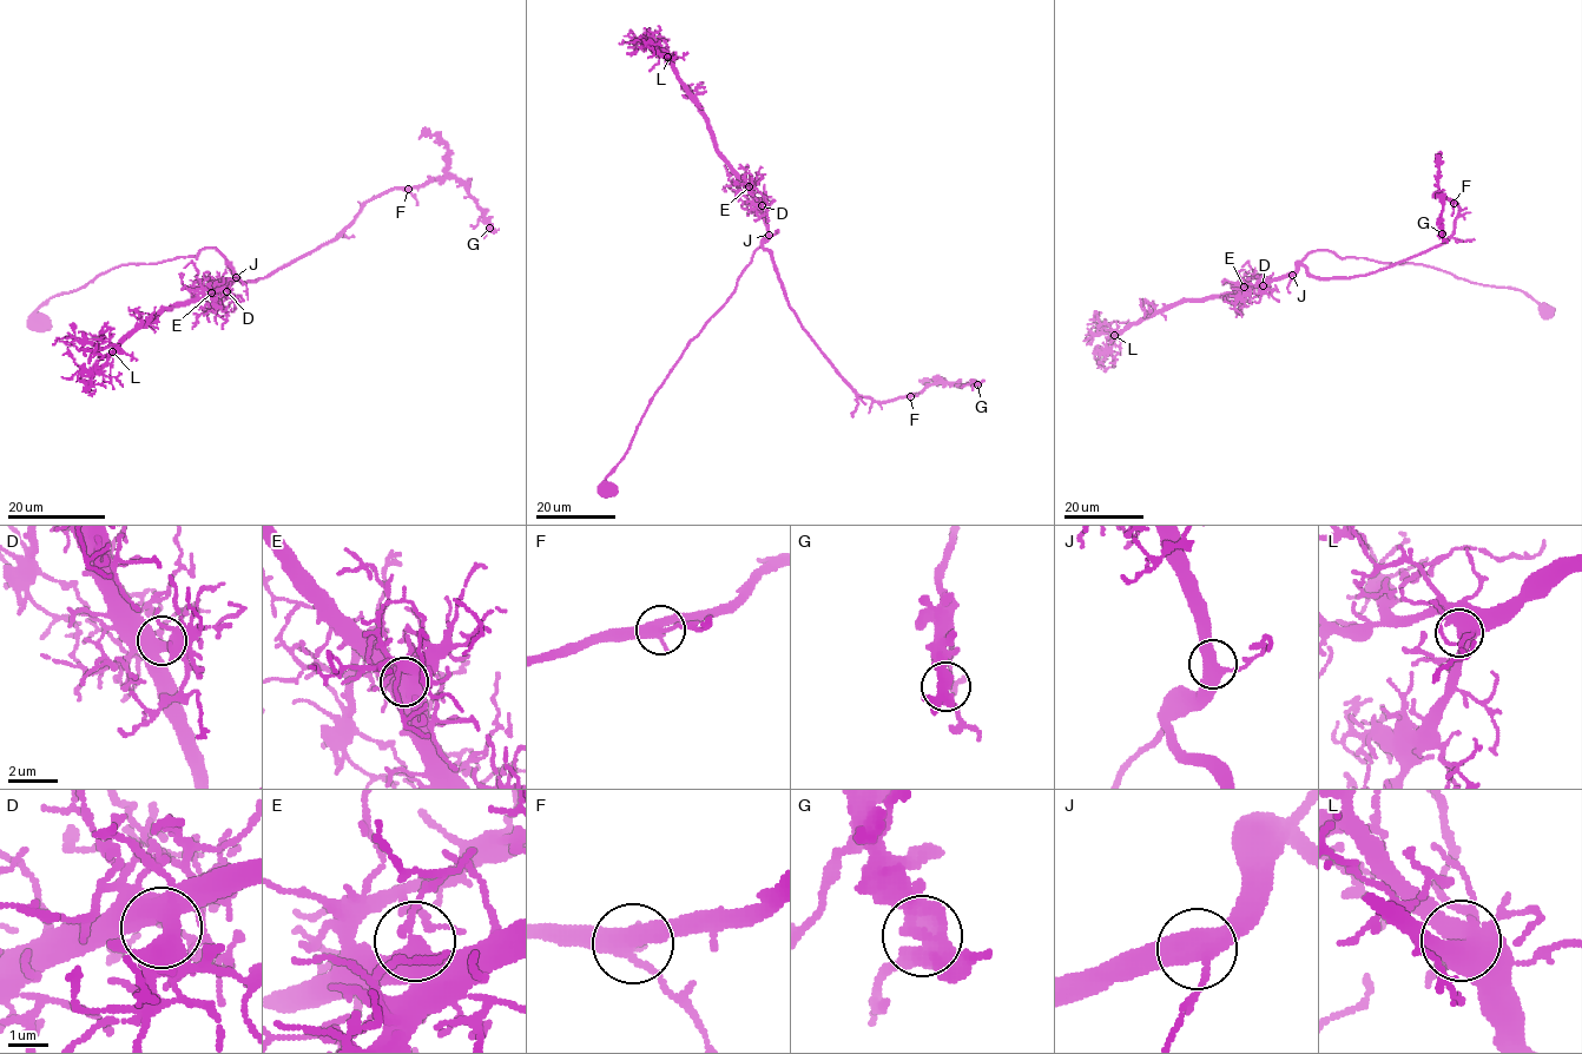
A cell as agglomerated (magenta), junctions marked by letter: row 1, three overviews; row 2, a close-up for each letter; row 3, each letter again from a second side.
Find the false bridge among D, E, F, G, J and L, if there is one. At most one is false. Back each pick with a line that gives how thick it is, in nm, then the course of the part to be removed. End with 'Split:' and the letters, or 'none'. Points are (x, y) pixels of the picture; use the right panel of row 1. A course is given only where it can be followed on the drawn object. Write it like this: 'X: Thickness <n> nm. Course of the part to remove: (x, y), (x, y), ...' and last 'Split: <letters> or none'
Split: none

